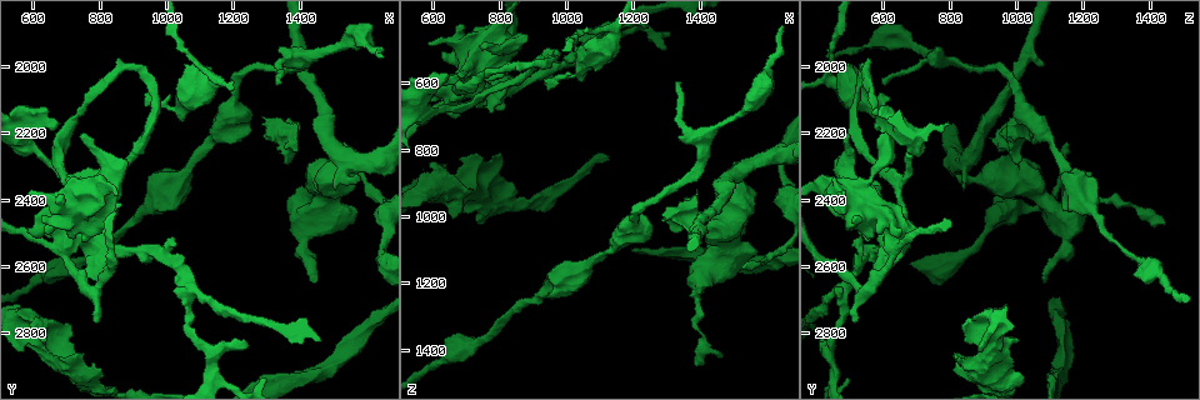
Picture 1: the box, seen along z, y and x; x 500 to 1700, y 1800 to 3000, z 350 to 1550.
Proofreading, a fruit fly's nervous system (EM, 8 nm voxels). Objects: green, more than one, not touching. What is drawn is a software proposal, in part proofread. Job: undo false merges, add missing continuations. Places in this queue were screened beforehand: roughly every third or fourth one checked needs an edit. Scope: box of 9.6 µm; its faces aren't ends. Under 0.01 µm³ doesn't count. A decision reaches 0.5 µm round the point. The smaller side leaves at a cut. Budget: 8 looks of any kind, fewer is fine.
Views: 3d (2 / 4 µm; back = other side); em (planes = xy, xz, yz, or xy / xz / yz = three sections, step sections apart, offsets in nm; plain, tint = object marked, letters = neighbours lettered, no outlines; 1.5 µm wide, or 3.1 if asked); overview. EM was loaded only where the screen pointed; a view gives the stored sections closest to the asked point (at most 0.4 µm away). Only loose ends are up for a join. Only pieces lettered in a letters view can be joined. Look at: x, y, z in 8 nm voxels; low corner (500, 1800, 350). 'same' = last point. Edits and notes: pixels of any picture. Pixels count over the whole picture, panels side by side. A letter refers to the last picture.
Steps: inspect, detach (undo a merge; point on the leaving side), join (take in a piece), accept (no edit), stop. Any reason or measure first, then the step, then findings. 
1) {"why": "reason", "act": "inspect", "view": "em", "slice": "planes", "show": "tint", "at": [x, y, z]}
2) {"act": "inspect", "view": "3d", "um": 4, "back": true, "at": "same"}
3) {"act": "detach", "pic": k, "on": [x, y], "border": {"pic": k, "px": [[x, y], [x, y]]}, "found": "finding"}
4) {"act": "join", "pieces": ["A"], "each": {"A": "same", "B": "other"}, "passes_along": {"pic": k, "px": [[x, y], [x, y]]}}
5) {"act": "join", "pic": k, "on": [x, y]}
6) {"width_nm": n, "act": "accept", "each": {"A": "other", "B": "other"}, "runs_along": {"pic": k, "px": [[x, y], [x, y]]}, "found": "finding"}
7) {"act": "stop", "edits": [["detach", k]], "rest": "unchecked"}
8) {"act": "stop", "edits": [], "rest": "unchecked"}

{"why": "sudden change in width", "act": "inspect", "view": "em", "slice": "yz", "step": 8, "show": "tint", "at": [1540, 2310, 840]}

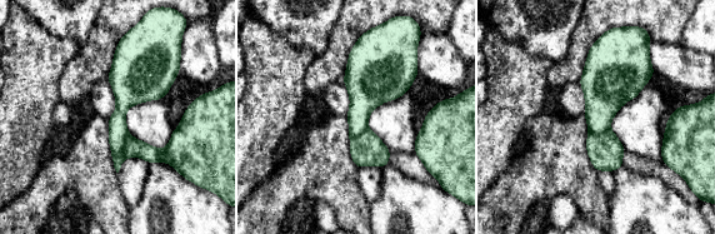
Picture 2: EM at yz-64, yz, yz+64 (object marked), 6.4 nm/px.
{"why": "cut it another way", "act": "inspect", "view": "em", "slice": "planes", "show": "letters", "at": "same"}

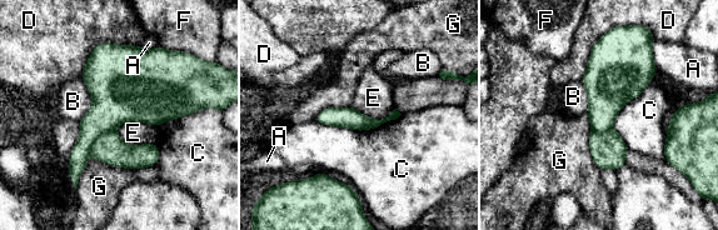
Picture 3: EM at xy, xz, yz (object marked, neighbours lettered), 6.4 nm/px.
{"act": "detach", "pic": 3, "on": [114, 101], "each": {"A": "other", "B": "other", "C": "other", "D": "other", "E": "other", "F": "other", "G": "other"}, "found": "two cells meet here"}

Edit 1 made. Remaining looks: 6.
{"why": "free end", "act": "inspect", "view": "em", "slice": "planes", "show": "letters", "at": [1340, 2040, 590]}

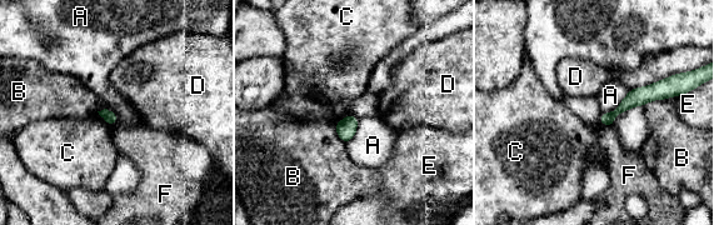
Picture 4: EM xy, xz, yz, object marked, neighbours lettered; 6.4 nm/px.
{"act": "accept", "each": {"A": "other", "B": "other", "C": "other", "D": "other", "E": "other", "F": "other"}, "runs_along": {"pic": 4, "px": [[664, 85], [632, 99], [603, 121]]}, "found": "none of them fits"}

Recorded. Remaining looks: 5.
{"why": "calibre changes", "act": "inspect", "view": "em", "slice": "planes", "show": "tint", "at": [1130, 2230, 1110]}

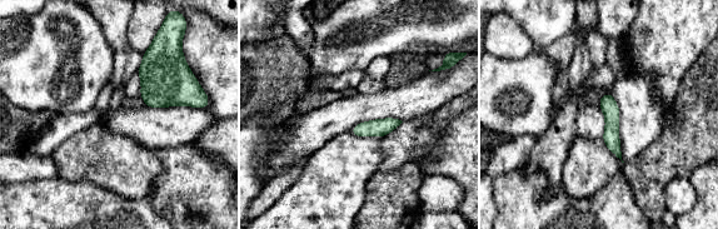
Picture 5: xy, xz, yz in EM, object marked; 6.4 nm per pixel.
{"why": "what lies round it", "act": "inspect", "view": "em", "slice": "planes", "show": "letters", "at": "same"}

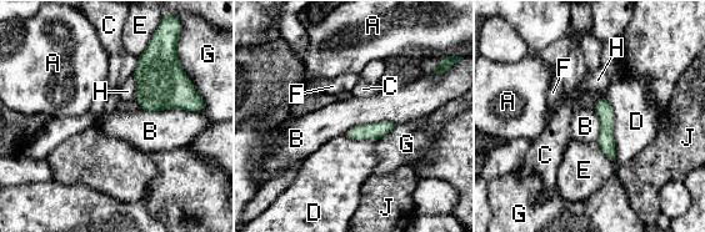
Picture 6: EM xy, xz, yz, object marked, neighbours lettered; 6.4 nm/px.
{"act": "accept", "each": {"A": "other", "B": "other", "C": "other", "D": "other", "E": "other", "F": "other", "G": "other", "H": "other", "J": "other"}, "border": {"pic": 6, "px": [[604, 95], [619, 165]]}, "found": "one cell here"}

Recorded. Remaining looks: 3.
{"act": "stop", "edits": [["detach", 3]], "rest": "unchecked"}

